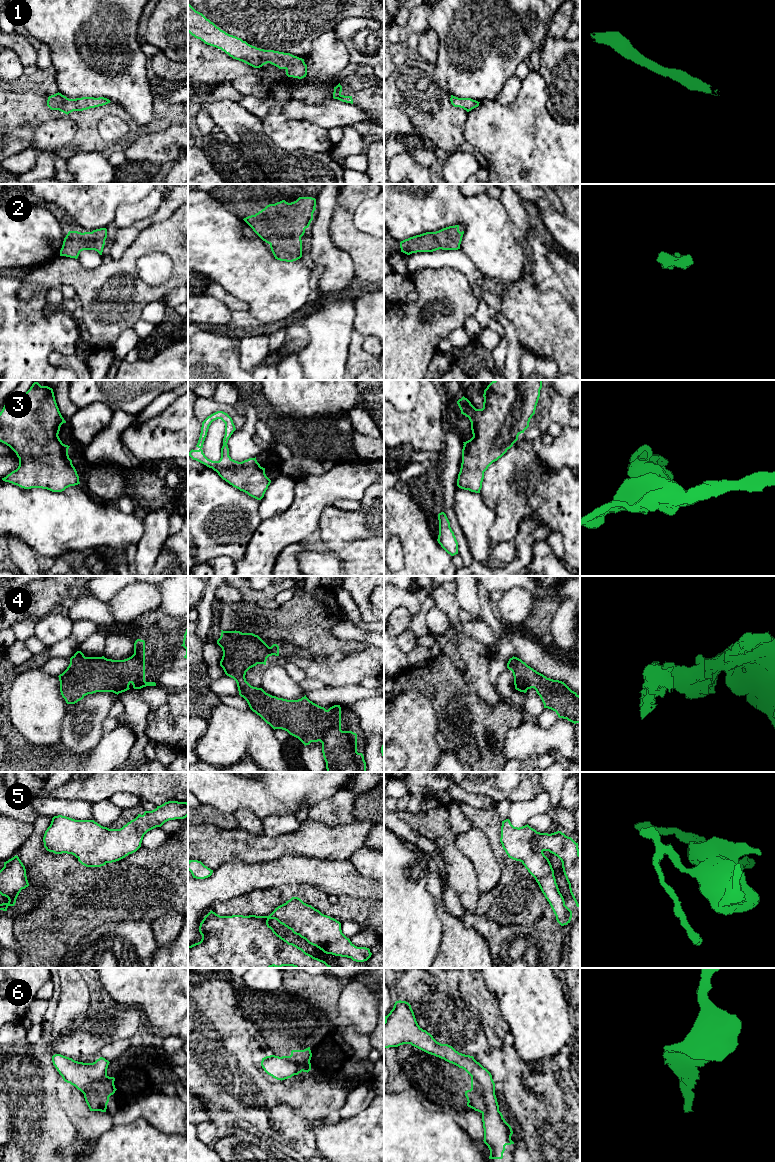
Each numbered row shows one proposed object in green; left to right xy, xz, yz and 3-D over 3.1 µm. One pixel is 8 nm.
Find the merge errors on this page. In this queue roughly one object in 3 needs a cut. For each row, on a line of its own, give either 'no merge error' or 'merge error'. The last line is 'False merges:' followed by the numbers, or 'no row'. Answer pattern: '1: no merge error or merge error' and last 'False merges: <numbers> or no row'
1: no merge error
2: no merge error
3: no merge error
4: no merge error
5: no merge error
6: merge error
False merges: 6

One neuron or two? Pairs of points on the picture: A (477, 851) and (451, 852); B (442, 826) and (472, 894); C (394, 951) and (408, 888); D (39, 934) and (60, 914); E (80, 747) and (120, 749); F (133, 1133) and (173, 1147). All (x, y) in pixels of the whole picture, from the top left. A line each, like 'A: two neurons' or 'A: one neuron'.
A: two neurons
B: one neuron
C: one neuron
D: one neuron
E: two neurons
F: one neuron

